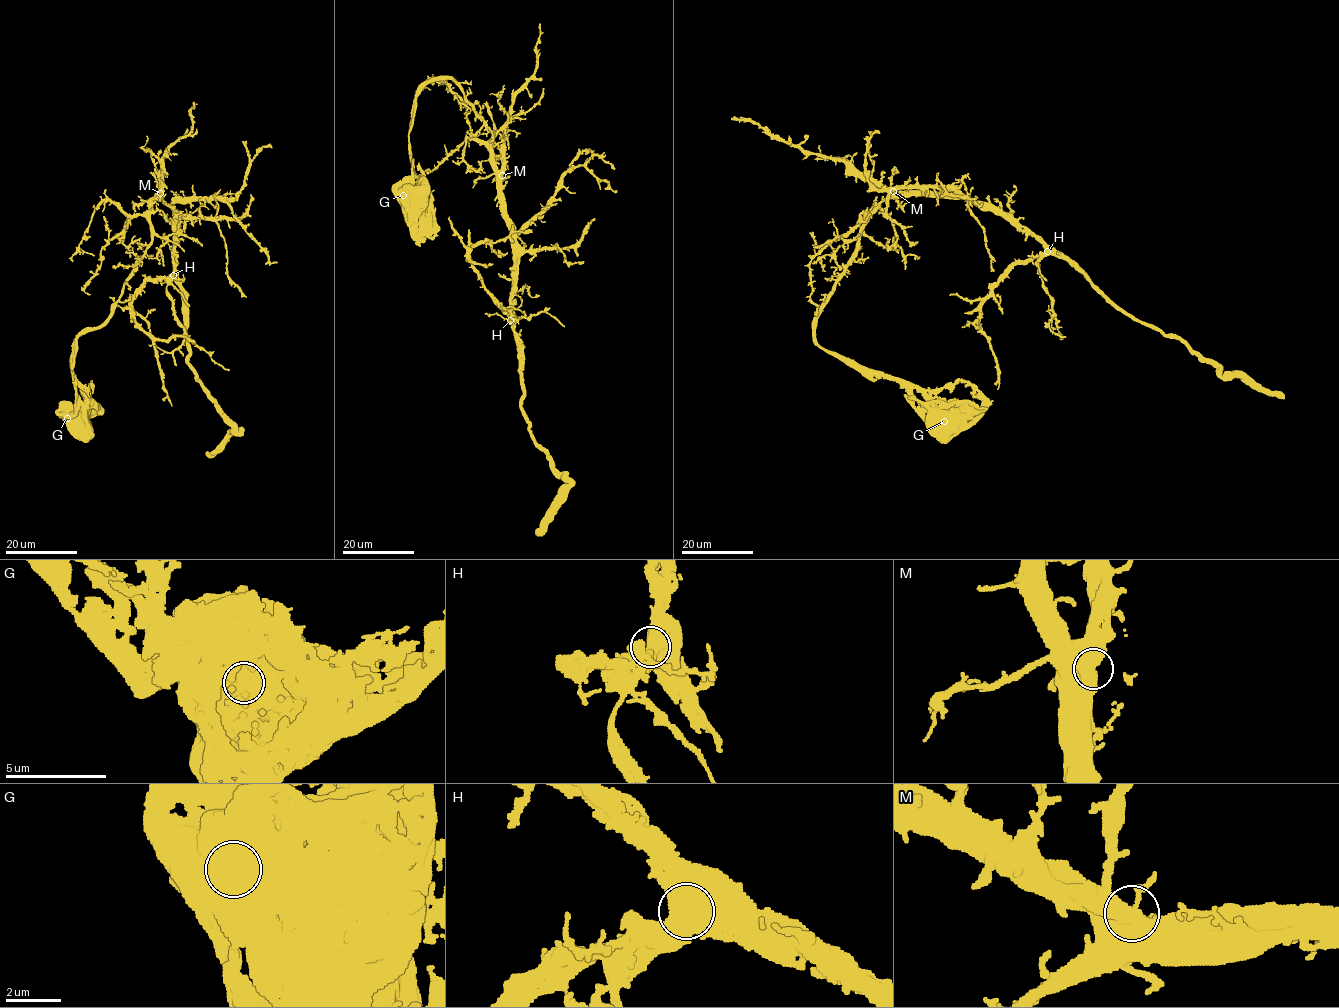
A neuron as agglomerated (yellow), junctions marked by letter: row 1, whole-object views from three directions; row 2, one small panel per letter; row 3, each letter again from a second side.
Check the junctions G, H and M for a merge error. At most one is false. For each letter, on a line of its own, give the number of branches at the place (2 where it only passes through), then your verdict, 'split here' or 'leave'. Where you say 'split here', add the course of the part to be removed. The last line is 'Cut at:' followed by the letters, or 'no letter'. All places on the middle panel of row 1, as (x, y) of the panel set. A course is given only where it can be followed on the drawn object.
G: 1 branches meet; leave
H: 2 branches meet; leave
M: 2 branches meet; leave
Cut at: no letter

